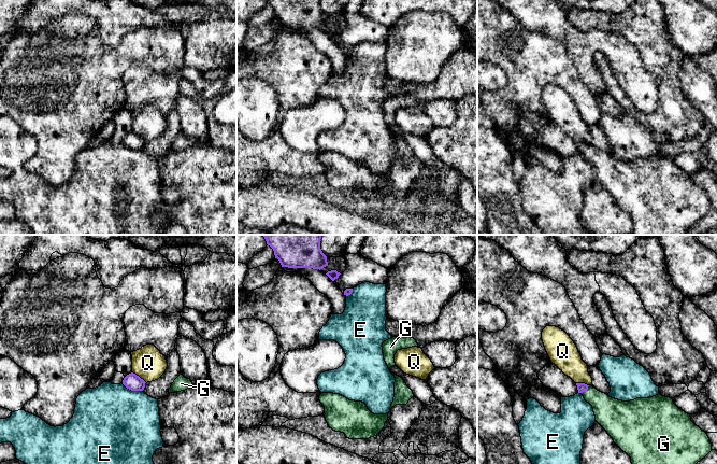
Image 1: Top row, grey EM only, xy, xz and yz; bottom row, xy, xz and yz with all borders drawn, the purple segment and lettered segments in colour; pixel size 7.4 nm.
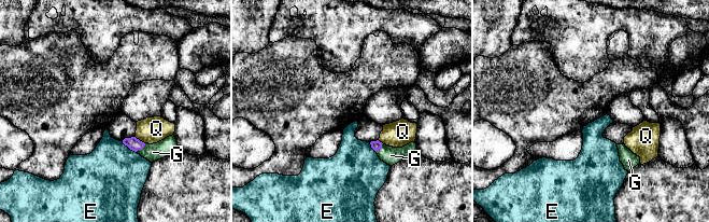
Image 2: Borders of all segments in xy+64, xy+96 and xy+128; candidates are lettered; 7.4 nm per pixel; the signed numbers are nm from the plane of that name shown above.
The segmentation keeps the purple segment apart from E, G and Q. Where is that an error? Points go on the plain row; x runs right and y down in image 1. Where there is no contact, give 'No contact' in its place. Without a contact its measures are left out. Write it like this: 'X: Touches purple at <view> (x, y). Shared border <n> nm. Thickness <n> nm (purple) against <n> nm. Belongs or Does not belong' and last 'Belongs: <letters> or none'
E: Touches purple at xy (132, 149). Shared border 170 nm. Thickness 120 nm (purple) against 500 nm. Does not belong
G: Touches purple at yz (585, 150). Shared border 90 nm. Thickness 70 nm (purple) against 220 nm. Belongs
Q: Touches purple at xy (139, 136). Shared border 140 nm. Thickness 120 nm (purple) against 240 nm. Does not belong
Belongs: G

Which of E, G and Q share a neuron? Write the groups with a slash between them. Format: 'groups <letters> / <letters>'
groups E / G / Q

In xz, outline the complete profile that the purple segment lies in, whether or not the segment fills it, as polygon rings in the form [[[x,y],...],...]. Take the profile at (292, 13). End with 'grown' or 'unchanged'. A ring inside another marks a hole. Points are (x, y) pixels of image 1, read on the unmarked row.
[[[267,0],[282,26],[322,28],[328,25],[320,0]]] | unchanged

